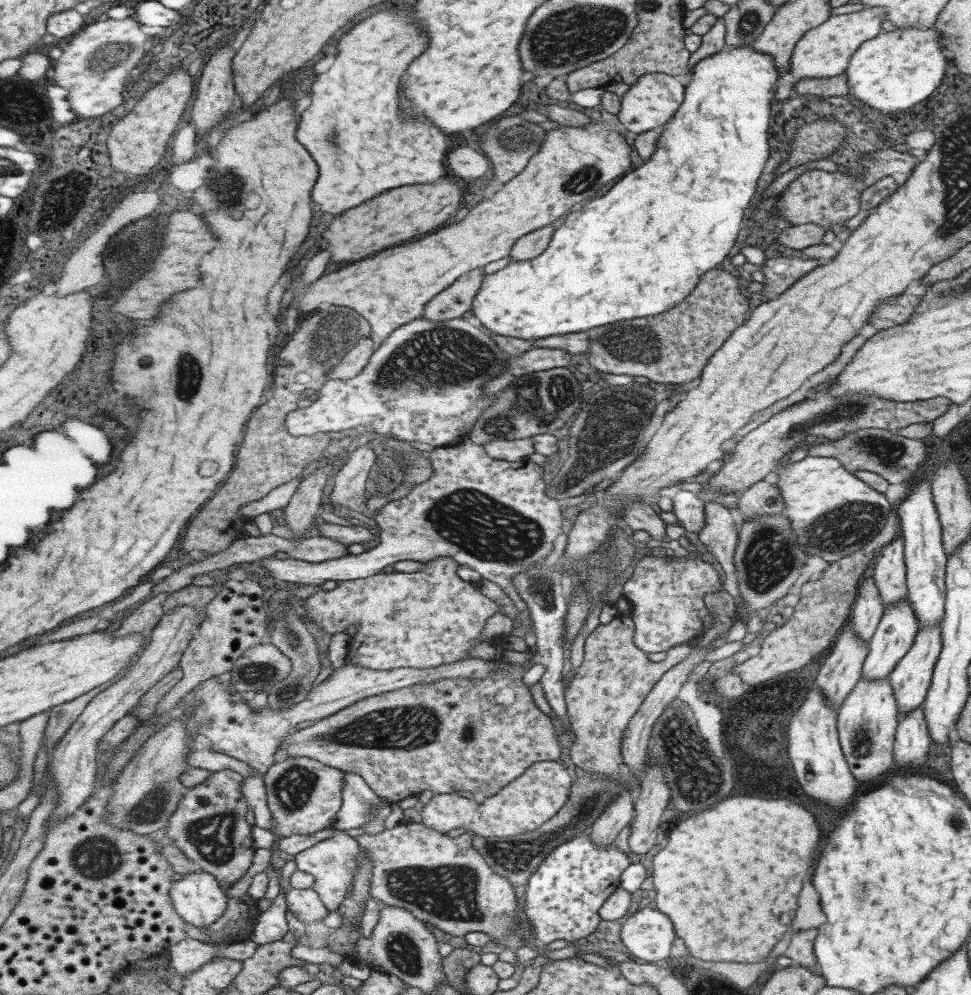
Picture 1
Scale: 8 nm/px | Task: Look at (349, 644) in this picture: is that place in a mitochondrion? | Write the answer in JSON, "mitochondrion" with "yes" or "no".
{"mitochondrion":"no"}

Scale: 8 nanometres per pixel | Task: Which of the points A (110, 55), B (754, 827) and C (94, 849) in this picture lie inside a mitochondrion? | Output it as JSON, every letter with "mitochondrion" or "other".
{"A":"mitochondrion","B":"other","C":"mitochondrion"}

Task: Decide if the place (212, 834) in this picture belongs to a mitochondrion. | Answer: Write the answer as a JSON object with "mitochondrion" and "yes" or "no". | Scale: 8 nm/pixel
{"mitochondrion":"yes"}

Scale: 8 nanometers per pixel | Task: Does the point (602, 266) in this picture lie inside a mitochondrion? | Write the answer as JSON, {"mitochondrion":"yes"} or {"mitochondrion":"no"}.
{"mitochondrion":"no"}

